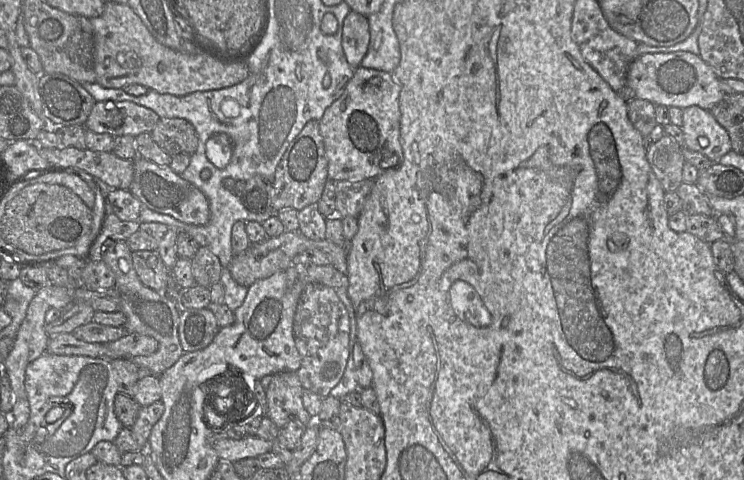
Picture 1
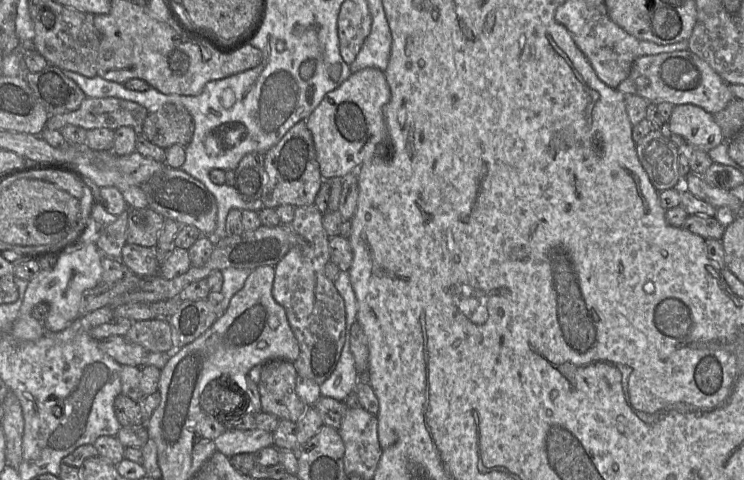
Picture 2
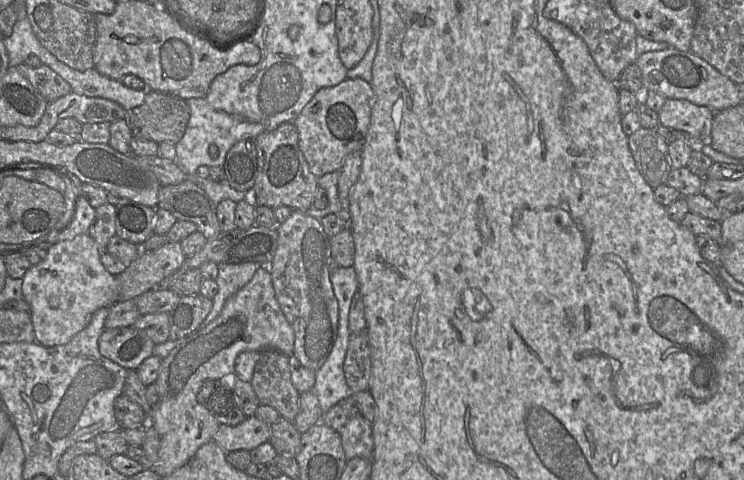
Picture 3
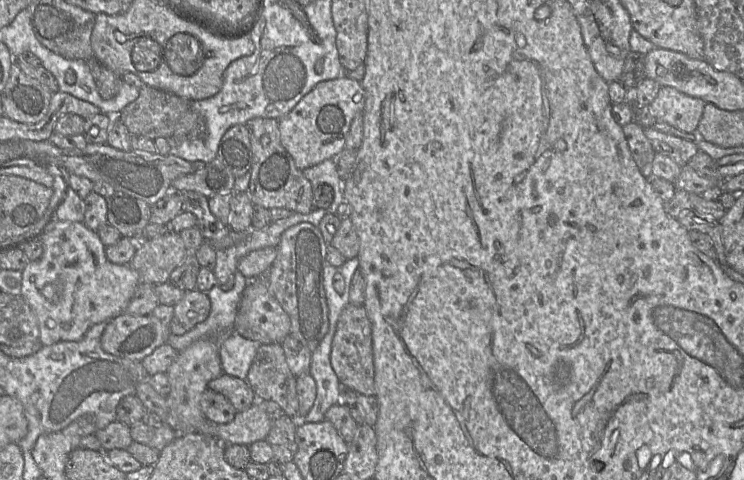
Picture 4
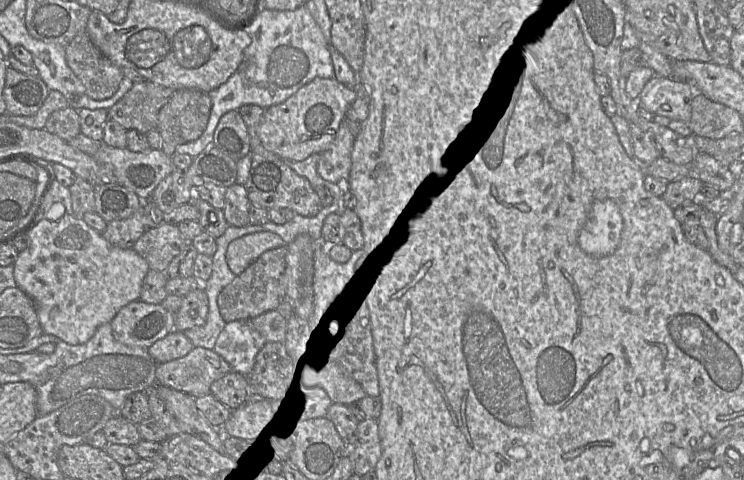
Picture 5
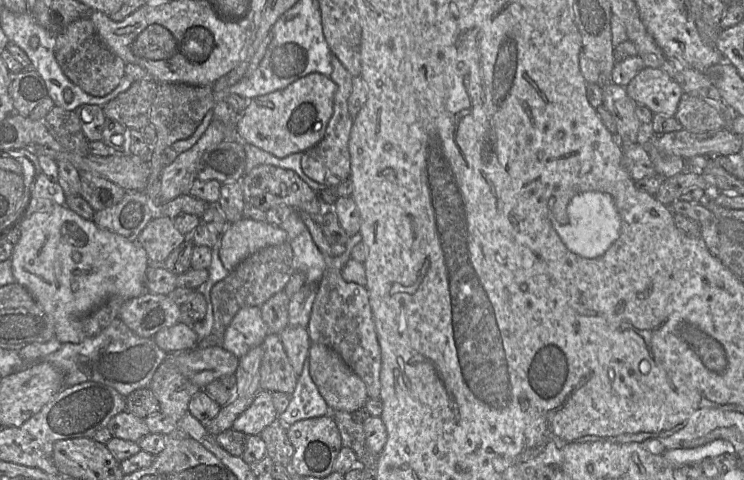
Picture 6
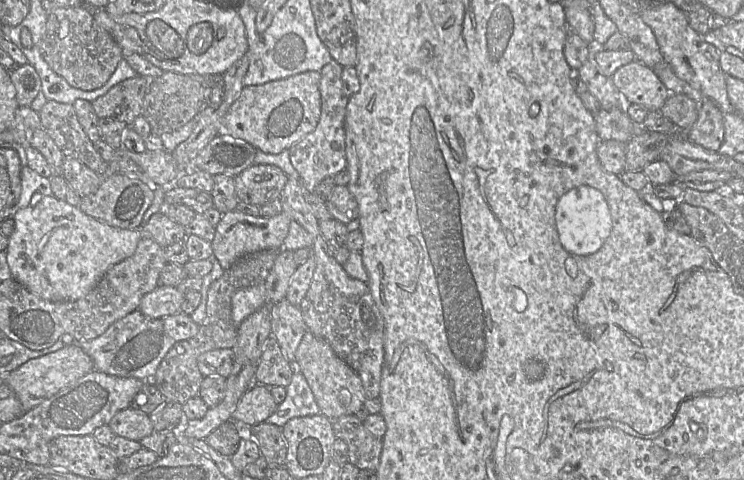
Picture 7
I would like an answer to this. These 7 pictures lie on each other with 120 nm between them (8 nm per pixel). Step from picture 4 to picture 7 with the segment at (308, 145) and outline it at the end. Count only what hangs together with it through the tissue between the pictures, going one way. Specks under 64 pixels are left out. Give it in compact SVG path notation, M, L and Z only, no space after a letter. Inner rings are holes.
M306 71L260 85L244 86L220 124L222 136L232 136L264 153L278 154L311 133L321 115L319 71Z

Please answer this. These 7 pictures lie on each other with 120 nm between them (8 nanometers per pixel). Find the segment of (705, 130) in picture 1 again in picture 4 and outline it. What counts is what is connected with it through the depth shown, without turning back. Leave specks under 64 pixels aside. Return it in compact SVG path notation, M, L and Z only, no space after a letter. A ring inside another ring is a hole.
M661 86L648 107L656 121L687 133L695 133L705 104L700 98L686 95L670 86Z

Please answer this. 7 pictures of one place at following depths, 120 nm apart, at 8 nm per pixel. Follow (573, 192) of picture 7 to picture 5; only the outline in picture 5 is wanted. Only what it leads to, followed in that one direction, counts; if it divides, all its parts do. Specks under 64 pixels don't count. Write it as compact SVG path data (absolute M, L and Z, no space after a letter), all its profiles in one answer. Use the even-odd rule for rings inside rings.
M611 199L592 203L587 220L578 236L581 251L602 256L615 249L622 230L622 216Z

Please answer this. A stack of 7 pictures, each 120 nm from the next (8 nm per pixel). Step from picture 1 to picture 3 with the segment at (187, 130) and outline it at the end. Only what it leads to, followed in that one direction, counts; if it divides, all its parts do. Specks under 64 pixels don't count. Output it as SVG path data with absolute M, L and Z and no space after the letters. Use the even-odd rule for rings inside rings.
M148 90L143 104L127 111L126 122L133 136L176 144L183 137L190 108L183 98Z

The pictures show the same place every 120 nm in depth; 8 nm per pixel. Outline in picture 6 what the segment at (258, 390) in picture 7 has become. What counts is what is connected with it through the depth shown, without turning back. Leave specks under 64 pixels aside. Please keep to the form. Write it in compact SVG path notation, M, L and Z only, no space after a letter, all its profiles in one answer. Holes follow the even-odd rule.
M260 390L251 405L234 420L232 429L247 436L260 435L277 417L271 393Z

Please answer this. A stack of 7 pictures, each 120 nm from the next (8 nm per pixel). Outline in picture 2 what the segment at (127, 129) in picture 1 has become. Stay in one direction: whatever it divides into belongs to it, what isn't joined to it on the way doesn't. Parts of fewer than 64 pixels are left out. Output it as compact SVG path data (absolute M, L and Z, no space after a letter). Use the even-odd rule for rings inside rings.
M86 97L75 111L49 116L45 128L60 130L67 124L84 128L116 130L130 126L140 130L149 111L142 105L122 98Z

